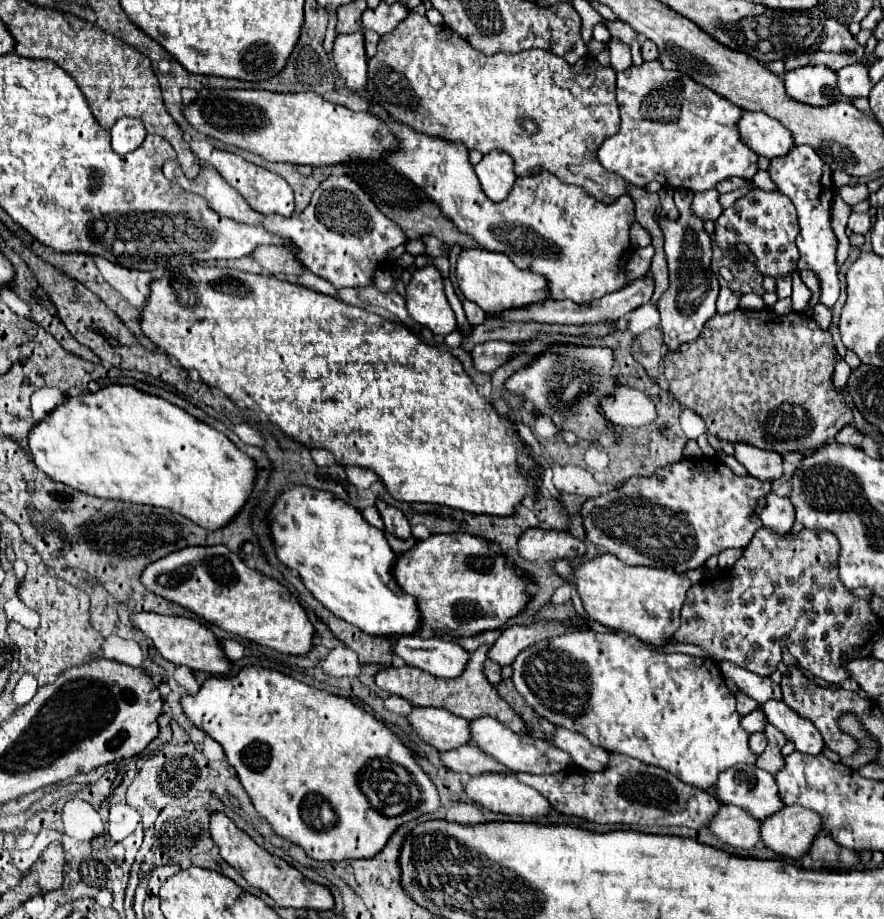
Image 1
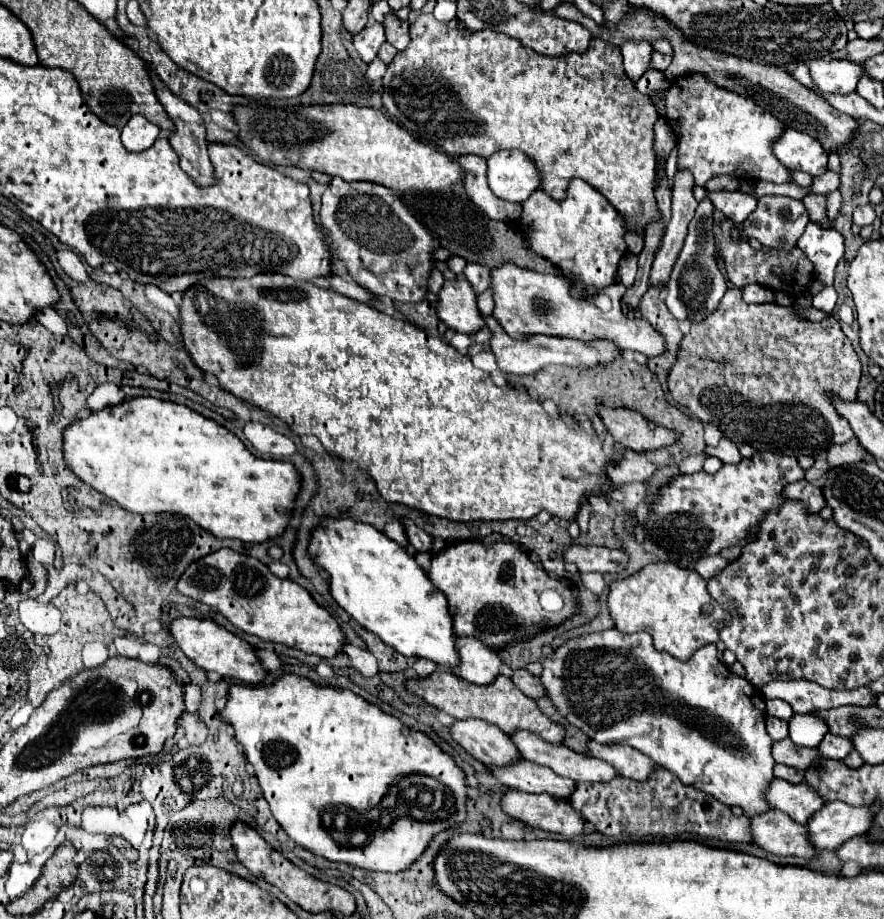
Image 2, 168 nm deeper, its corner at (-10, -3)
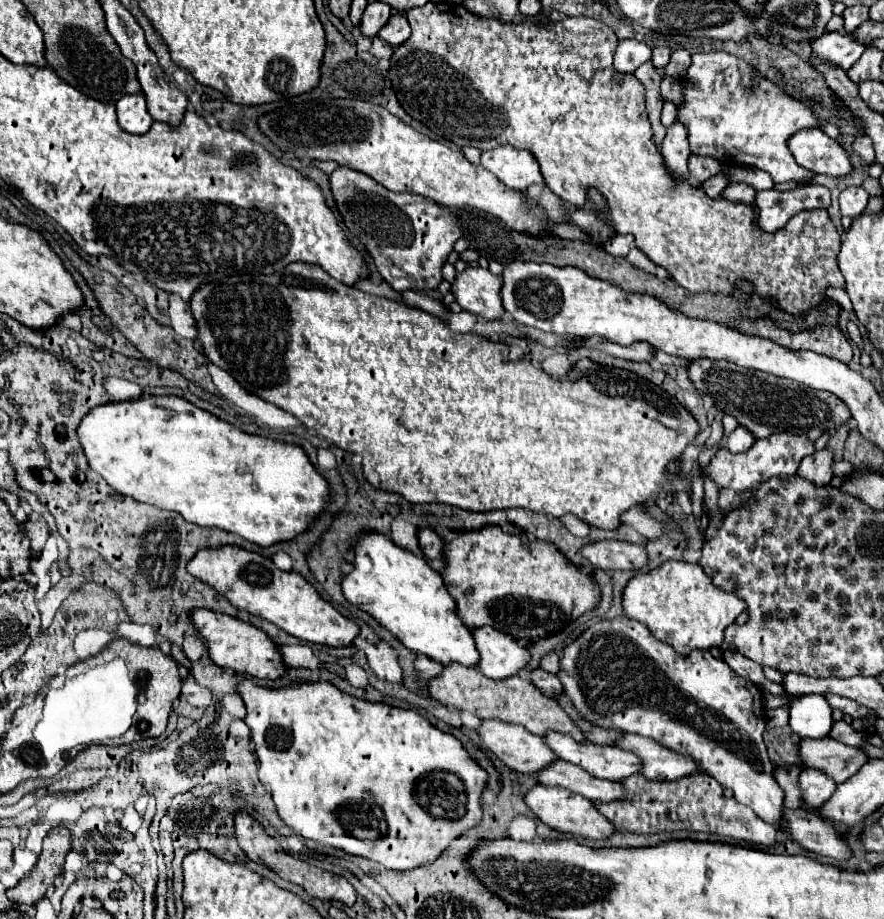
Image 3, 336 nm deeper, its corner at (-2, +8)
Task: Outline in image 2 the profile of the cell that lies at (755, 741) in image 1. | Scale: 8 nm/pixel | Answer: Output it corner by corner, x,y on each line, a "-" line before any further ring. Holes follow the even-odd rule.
791,738
773,742
773,758
779,764
793,766
797,770
805,770
809,764
813,764
821,754
815,748
801,748
791,742

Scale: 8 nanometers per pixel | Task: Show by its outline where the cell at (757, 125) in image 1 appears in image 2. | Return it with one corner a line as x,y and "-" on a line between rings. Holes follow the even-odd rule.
785,128
781,132
781,136
777,136
771,144
771,150
775,154
775,158
787,166
789,170
803,170
811,176
819,176
827,170
827,154
821,150
821,144
815,140
815,138
809,138
809,134
803,134
803,132
797,132
793,128

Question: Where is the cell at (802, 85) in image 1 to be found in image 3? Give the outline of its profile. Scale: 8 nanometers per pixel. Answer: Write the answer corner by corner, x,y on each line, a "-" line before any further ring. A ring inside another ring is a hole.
827,33
821,35
819,39
815,39
811,43
813,53
821,59
833,61
839,67
843,67
845,71
861,57
861,53
865,51
865,45
859,43
857,39
853,39
853,35
849,33

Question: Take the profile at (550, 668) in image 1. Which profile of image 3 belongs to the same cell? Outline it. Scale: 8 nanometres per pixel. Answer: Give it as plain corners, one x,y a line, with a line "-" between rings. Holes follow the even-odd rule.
615,617
595,623
565,647
557,677
565,685
565,695
571,697
573,705
587,721
607,729
617,727
627,733
651,737
665,747
673,747
673,751
693,755
705,773
715,777
721,787
735,793
739,803
751,807
765,823
781,823
785,793
773,777
773,767
763,743
765,709
761,689
739,677
723,659
715,659
709,651
693,651
693,655
683,657
667,643
655,639
643,623
629,617

